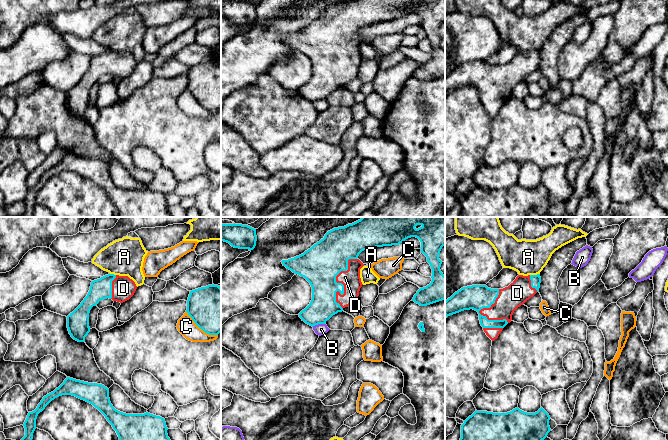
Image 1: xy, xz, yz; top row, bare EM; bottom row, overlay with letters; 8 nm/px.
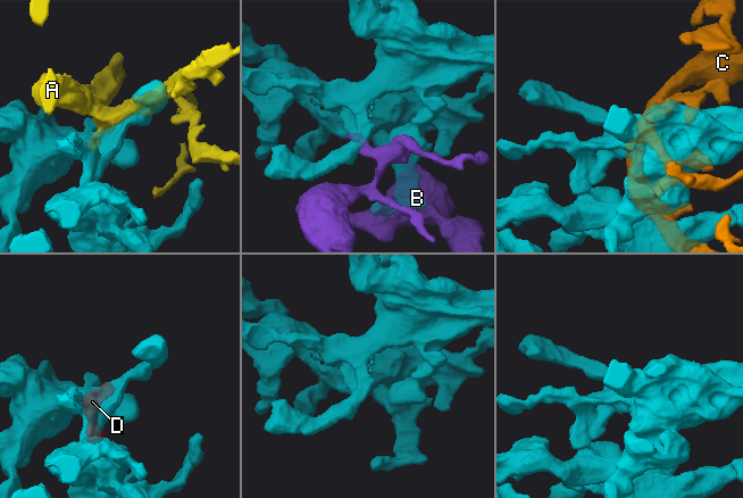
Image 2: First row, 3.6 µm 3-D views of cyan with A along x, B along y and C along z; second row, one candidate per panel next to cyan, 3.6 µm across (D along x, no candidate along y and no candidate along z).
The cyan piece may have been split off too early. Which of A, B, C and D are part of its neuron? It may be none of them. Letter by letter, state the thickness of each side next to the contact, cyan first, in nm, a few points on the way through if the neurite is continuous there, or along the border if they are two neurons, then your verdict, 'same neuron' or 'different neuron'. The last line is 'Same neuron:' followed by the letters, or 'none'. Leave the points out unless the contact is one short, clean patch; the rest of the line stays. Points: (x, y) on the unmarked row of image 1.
A: 80 nm thick on the cyan side, 280 nm on the other; different neuron
B: 220 nm thick on the cyan side, 100 nm on the other; different neuron
C: 380 nm thick on the cyan side, 150 nm on the other; different neuron
D: 320 nm thick on the cyan side, 150 nm on the other; same neuron
Same neuron: D

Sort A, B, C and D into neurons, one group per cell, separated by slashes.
A / B / C / D

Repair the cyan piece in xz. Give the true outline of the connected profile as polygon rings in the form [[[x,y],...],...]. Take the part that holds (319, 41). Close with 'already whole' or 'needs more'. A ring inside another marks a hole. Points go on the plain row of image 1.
[[[348,0],[328,7],[323,15],[303,30],[281,37],[283,42],[304,53],[312,63],[312,76],[299,89],[299,93],[312,103],[325,100],[333,91],[357,78],[360,64],[363,61],[360,45],[364,42],[358,35],[359,30],[367,25],[399,21],[411,13],[420,16],[421,29],[427,33],[427,38],[432,45],[431,59],[420,64],[412,77],[420,82],[427,82],[444,76],[445,52],[440,46],[442,37],[439,35],[439,30],[445,22],[445,0]]] | needs more

